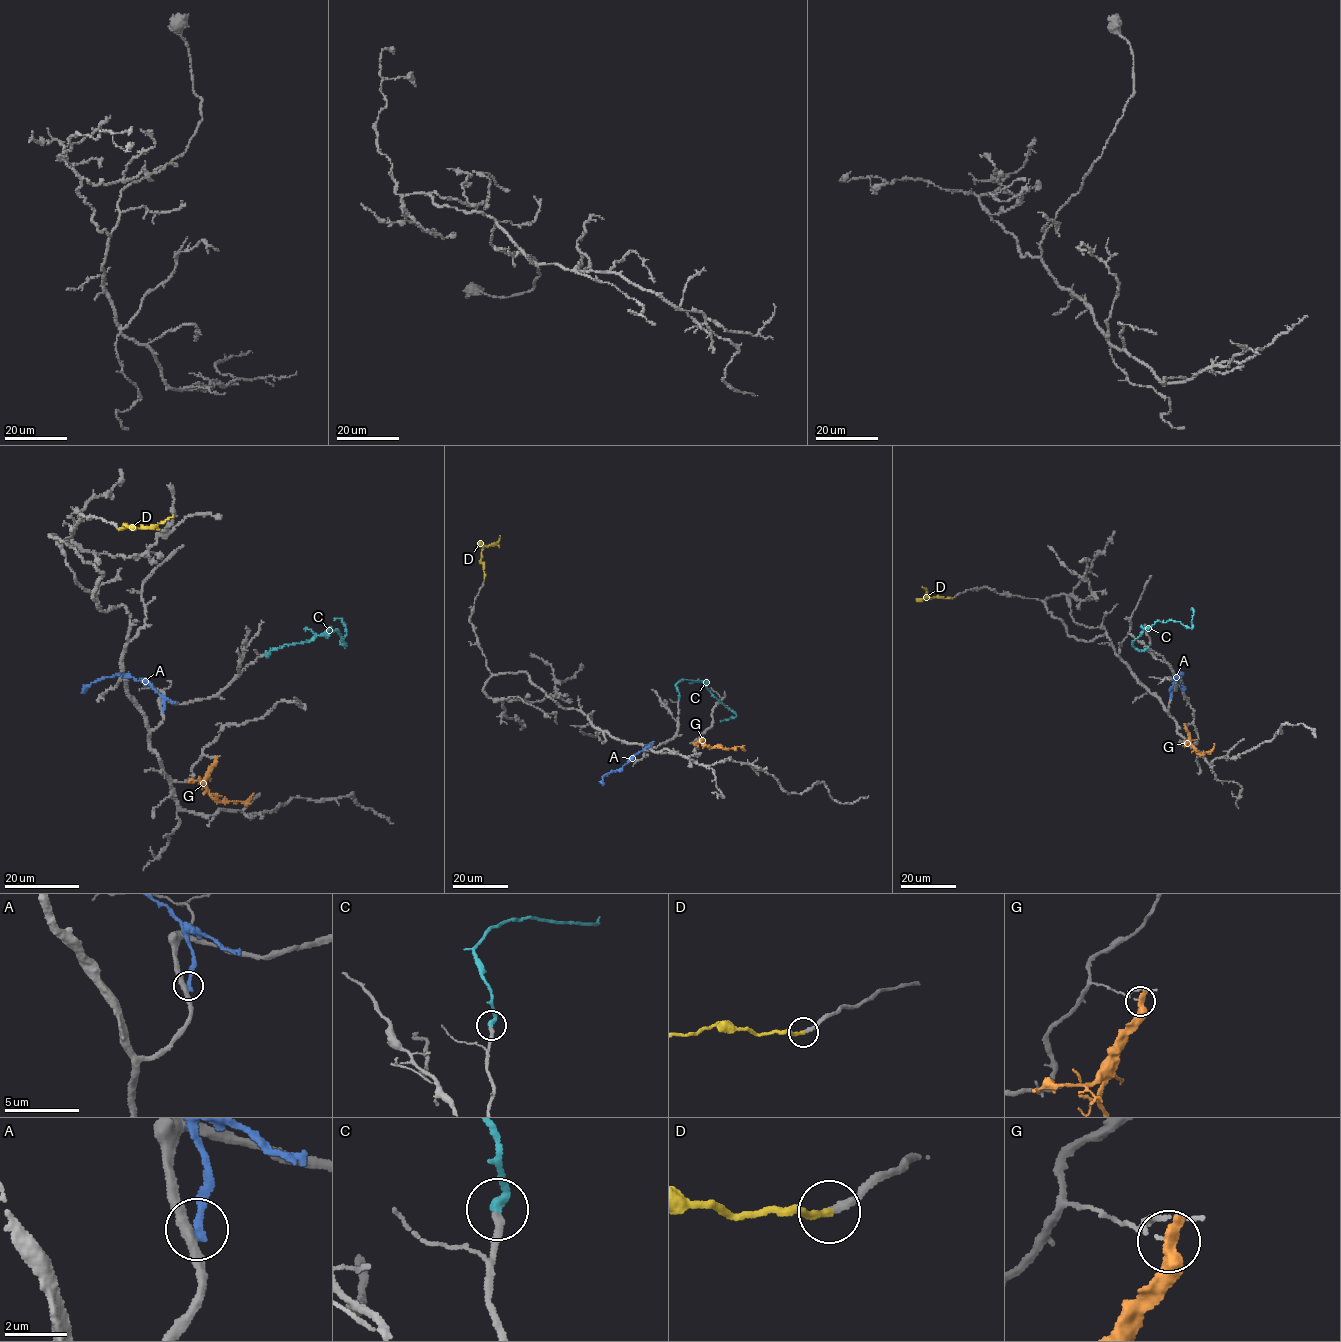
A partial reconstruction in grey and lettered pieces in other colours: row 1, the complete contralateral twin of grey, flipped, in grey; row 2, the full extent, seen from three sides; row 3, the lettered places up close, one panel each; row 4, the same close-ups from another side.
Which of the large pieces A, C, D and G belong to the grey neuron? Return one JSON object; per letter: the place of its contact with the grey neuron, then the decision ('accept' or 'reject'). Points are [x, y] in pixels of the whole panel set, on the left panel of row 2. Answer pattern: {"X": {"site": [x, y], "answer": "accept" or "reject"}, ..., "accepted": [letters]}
{"A": {"site": [163, 711], "answer": "reject"}, "C": {"site": [266, 653], "answer": "accept"}, "D": {"site": [119, 529], "answer": "accept"}, "G": {"site": [215, 759], "answer": "reject"}, "accepted": ["C", "D"]}

